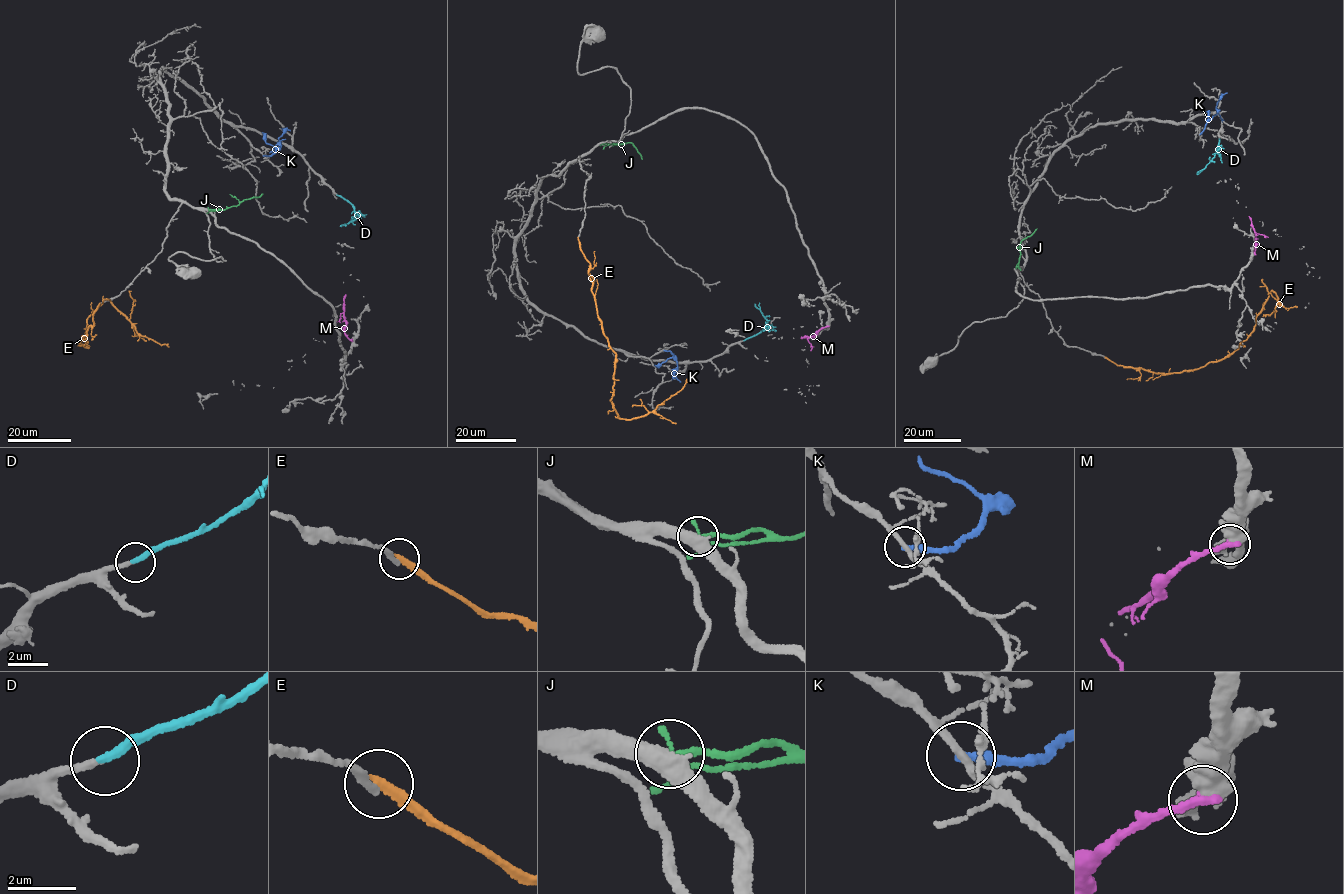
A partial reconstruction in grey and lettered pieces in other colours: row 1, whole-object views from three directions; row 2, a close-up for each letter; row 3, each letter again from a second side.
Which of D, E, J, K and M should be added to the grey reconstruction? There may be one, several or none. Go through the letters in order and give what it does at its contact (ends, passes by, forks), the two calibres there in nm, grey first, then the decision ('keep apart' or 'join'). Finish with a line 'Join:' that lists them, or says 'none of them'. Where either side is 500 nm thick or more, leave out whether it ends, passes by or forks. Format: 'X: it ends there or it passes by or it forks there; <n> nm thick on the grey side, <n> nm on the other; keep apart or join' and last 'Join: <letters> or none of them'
D: it ends there; 220 nm thick on the grey side, 260 nm on the other; join
E: it ends there; 200 nm thick on the grey side, 240 nm on the other; keep apart
J: it ends there; 440 nm thick on the grey side, 240 nm on the other; join
K: it ends there; 240 nm thick on the grey side, 280 nm on the other; keep apart
M: 600 nm thick on the grey side, 320 nm on the other; keep apart
Join: D, J

